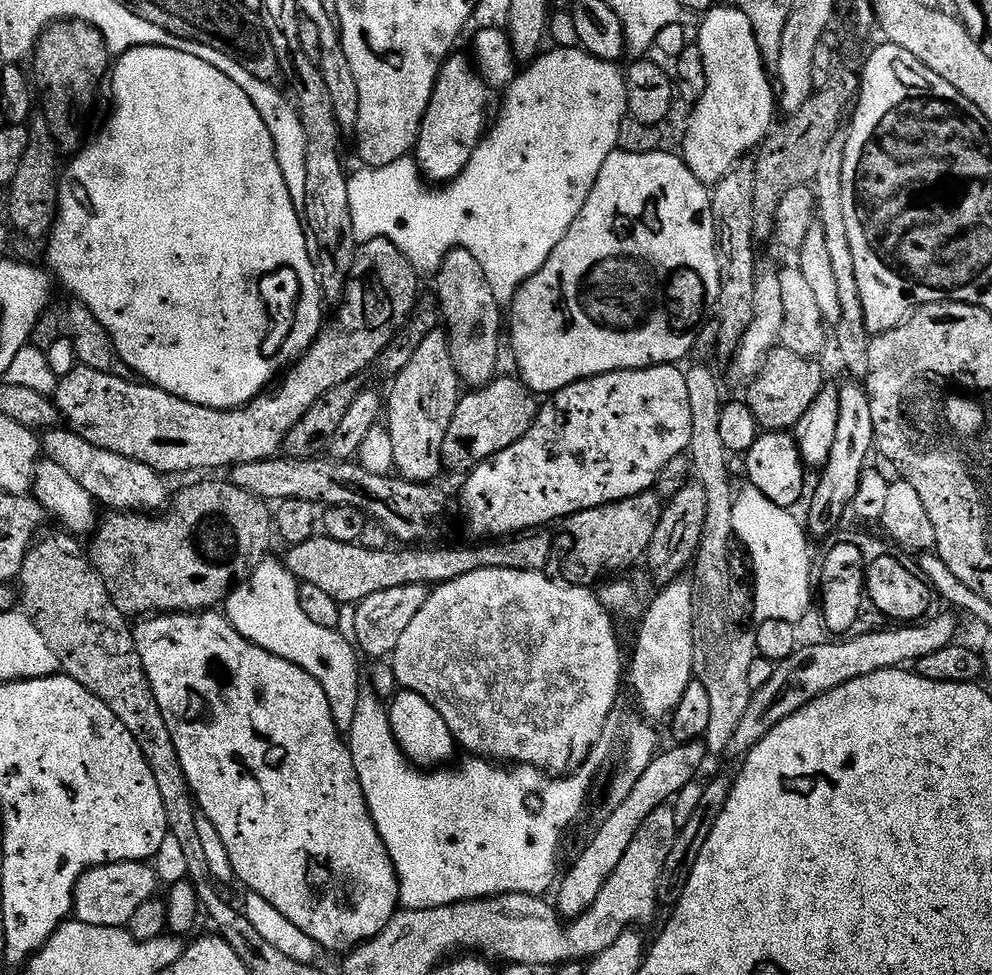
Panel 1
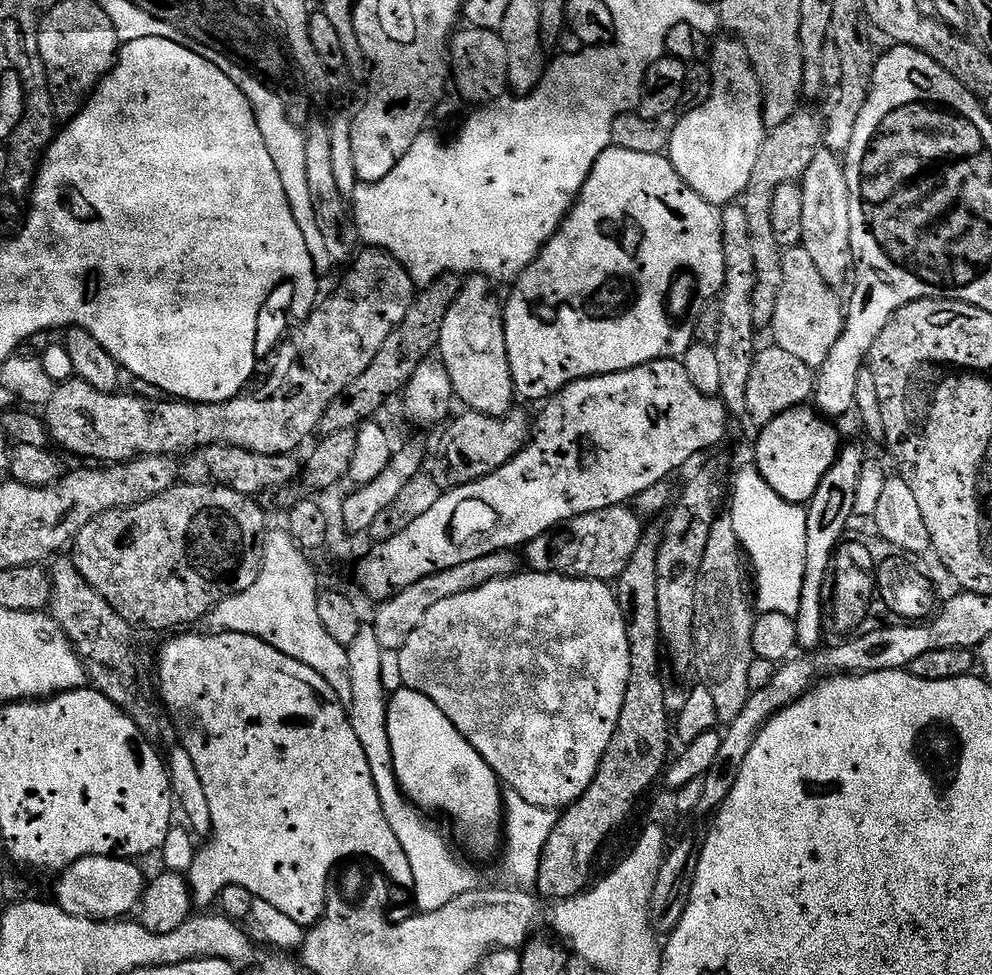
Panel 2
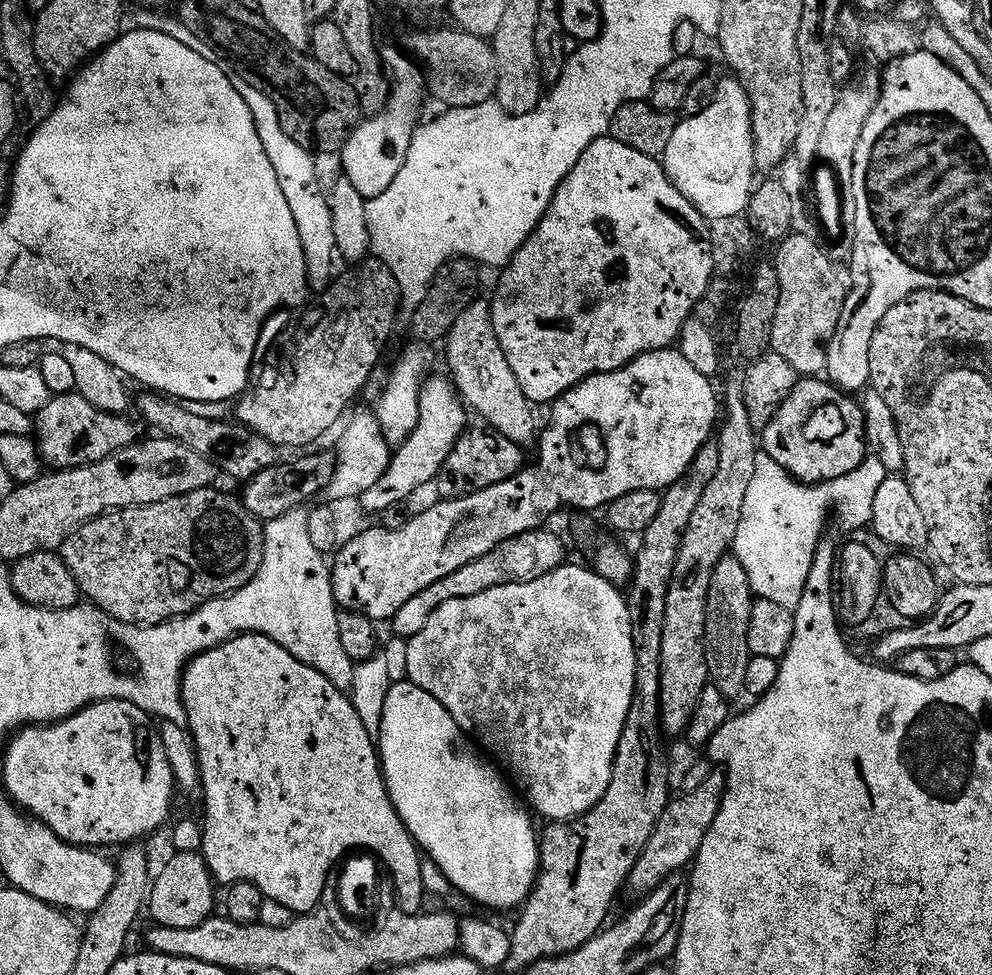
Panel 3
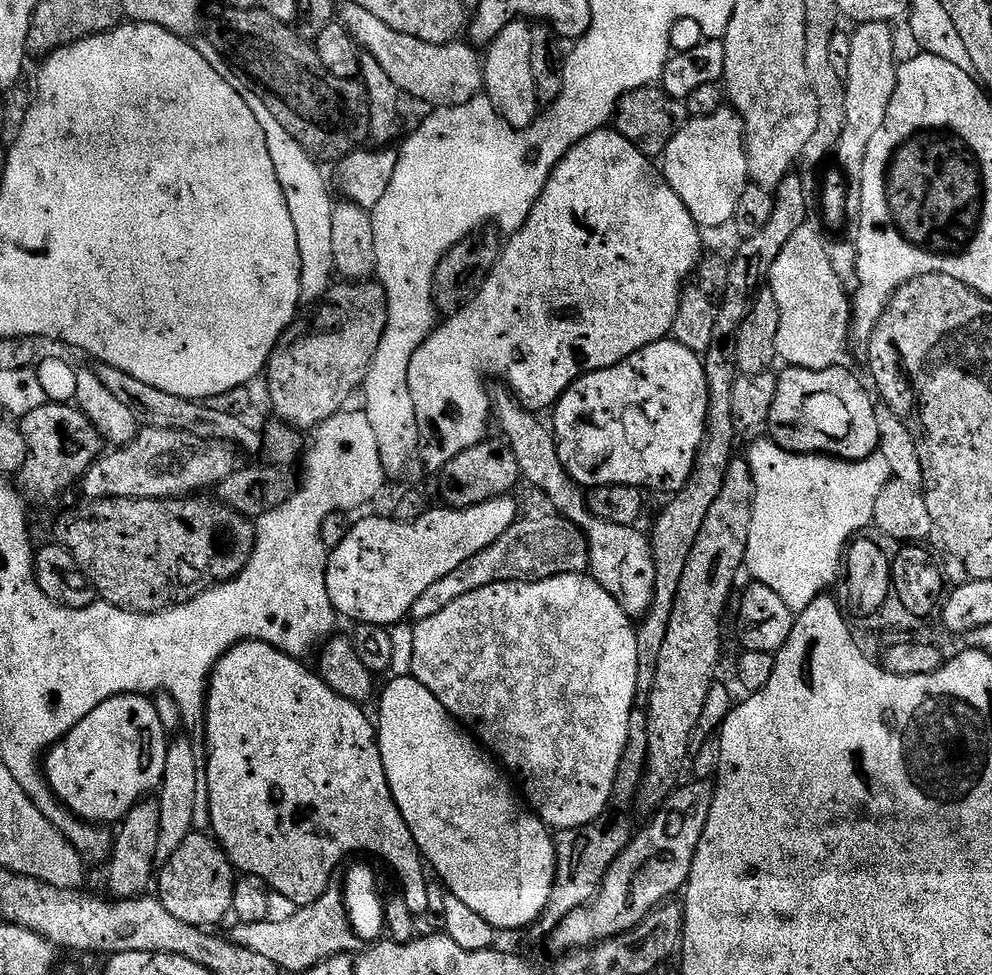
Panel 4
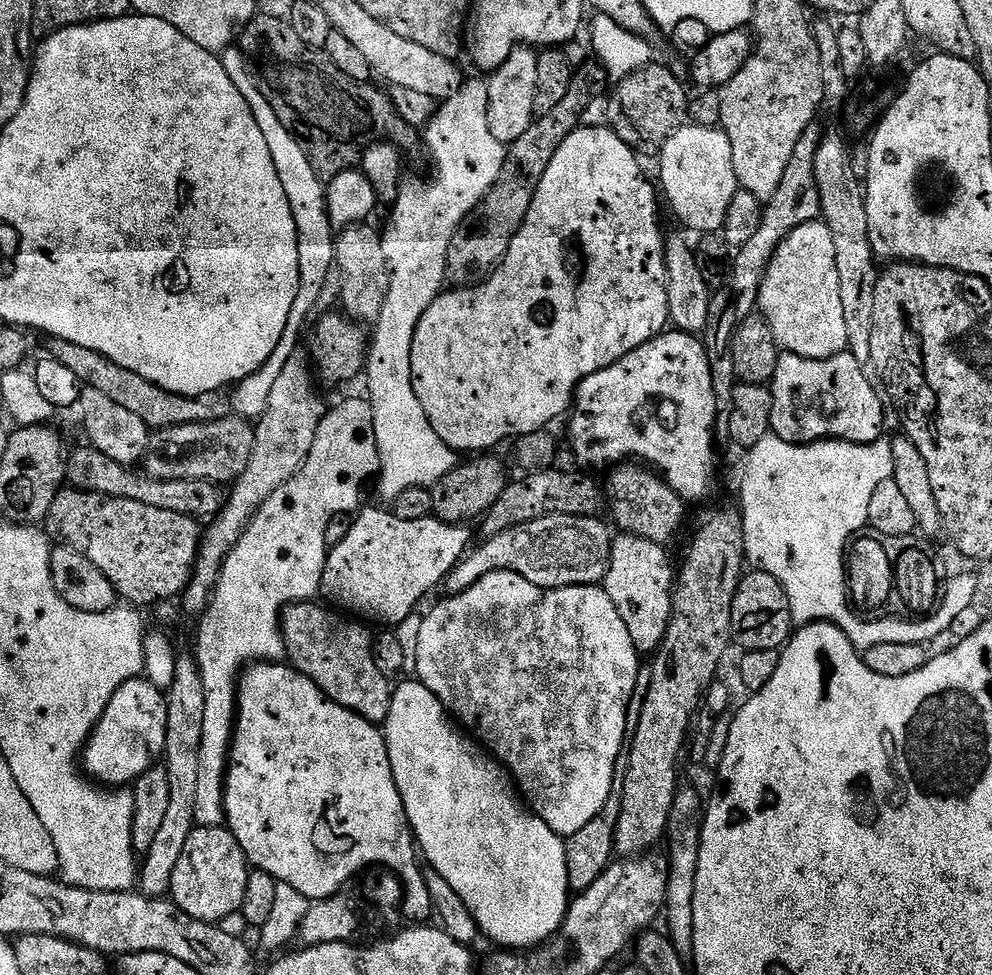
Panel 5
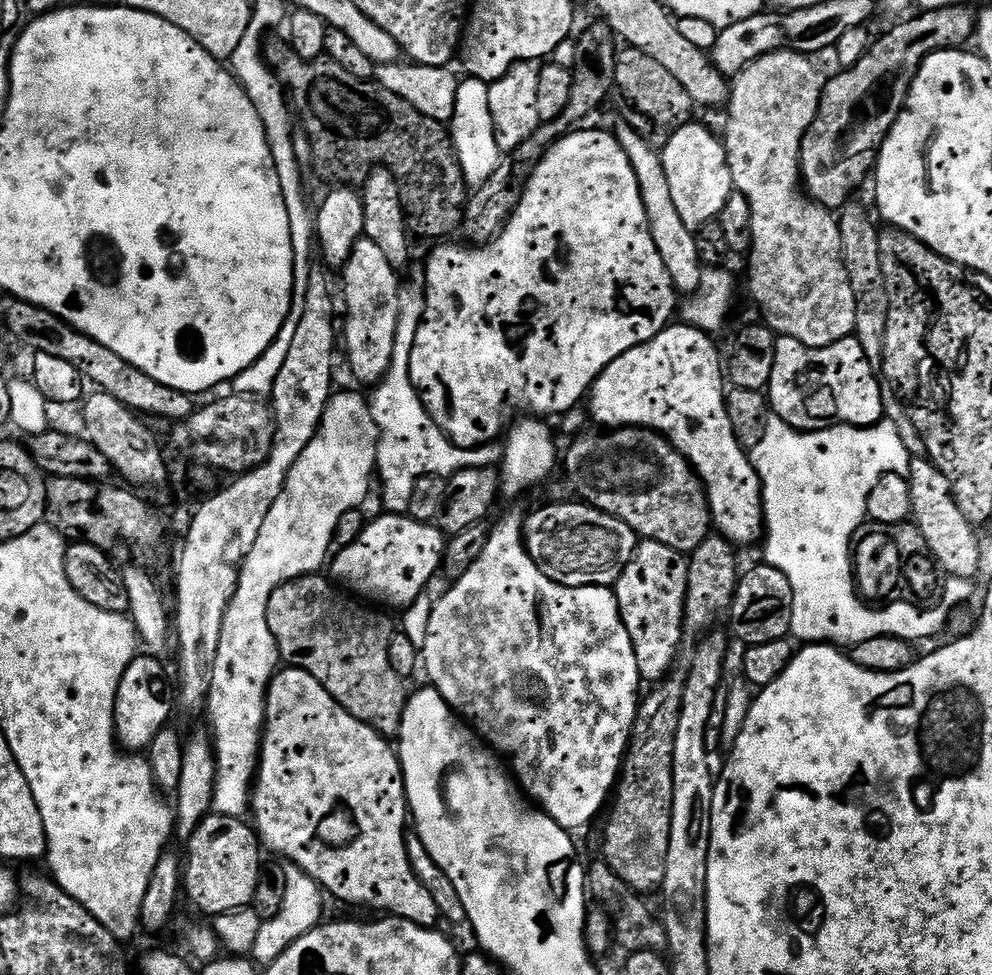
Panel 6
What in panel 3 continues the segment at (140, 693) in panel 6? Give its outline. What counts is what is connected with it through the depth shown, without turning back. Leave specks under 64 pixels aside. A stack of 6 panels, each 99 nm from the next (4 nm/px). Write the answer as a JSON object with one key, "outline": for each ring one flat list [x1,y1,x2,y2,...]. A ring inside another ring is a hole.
{"outline":[[99,700,57,723,21,728,8,746,4,756,7,799,73,846,100,850,103,844,140,842,143,836,158,831,172,812,172,790,177,785,162,738,153,717,130,702]]}

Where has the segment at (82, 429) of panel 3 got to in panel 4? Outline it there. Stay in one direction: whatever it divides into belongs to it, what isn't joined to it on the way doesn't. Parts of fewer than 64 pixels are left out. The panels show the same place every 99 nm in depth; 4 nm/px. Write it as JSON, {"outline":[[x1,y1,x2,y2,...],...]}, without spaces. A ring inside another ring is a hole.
{"outline":[[49,402,38,406,38,410,19,417,18,427,26,453,18,473,18,488,29,501,52,500,62,495,75,480,77,483,83,477,102,452,95,426,72,404]]}

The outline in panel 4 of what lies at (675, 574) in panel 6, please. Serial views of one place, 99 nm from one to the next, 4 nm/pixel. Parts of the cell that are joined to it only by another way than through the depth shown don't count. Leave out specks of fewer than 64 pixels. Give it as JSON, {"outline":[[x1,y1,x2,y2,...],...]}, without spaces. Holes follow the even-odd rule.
{"outline":[[511,391,496,392,490,396,490,412,494,417,494,424,500,427,503,439,511,448,514,458,518,458,518,470,521,477,525,481,529,480,550,503,553,504,555,511,563,516,565,520,569,520,574,526,578,526,584,537,588,539,588,572,591,579,595,583,602,586,602,590,606,590,606,594,610,594,610,598,614,598,614,602,618,602,618,606,622,606,622,610,633,618,639,618,650,610,650,602,654,598,654,558,652,557,652,545,649,537,644,536,636,526,614,526,614,522,606,522,602,518,598,518,588,509,586,492,579,484,575,484,564,471,560,455,556,449,556,437,551,427,540,425,540,420,535,411,529,410,521,404]]}

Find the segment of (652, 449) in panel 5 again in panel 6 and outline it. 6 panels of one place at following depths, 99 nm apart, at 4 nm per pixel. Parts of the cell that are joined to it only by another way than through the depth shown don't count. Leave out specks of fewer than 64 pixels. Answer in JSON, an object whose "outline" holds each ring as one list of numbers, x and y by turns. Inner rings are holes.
{"outline":[[676,322,667,328,663,328,650,342,646,342,642,346,634,346,634,350,626,350,626,354,622,354,622,358,614,358,614,362,610,362,610,366,606,366,606,370,602,370,600,377,592,383,586,405,588,404,589,410,592,411,593,418,604,427,601,429,651,428,653,432,658,432,668,439,686,457,688,463,696,469,696,474,700,477,700,483,704,485,704,493,708,496,708,509,712,512,715,531,725,538,734,538,737,545,759,545,764,538,764,499,762,498,762,489,760,489,760,479,756,474,756,467,753,466,749,453,741,446,734,434,734,426,730,426,730,414,726,403,726,368,722,363,722,352,720,356,720,352,716,349,716,344,712,339,713,337,709,333,683,322]]}

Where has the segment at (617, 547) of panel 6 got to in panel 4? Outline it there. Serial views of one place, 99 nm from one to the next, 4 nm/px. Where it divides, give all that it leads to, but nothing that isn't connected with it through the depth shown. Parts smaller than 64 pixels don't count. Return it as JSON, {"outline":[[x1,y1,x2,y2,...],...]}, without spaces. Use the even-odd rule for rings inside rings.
{"outline":[[559,514,552,516,536,516,533,520,517,519,515,524,498,538,486,550,474,554,474,558,466,558,458,570,450,570,446,578,438,578,431,584,418,602,414,602,410,616,419,622,426,618,434,618,434,614,442,614,450,602,463,598,474,590,482,590,482,586,491,584,510,584,513,582,541,582,552,580,555,576,572,576,575,572,588,572,588,539,584,537,578,526,571,524]]}

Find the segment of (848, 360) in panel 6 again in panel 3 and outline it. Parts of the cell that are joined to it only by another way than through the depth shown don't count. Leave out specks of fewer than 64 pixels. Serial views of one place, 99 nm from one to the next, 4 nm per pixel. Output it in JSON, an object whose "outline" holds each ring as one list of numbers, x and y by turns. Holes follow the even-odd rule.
{"outline":[[797,379,786,402,762,429,763,451,801,484,822,485,858,470,869,447,864,439,863,407,852,400,855,399,849,393,840,391,827,379]]}

